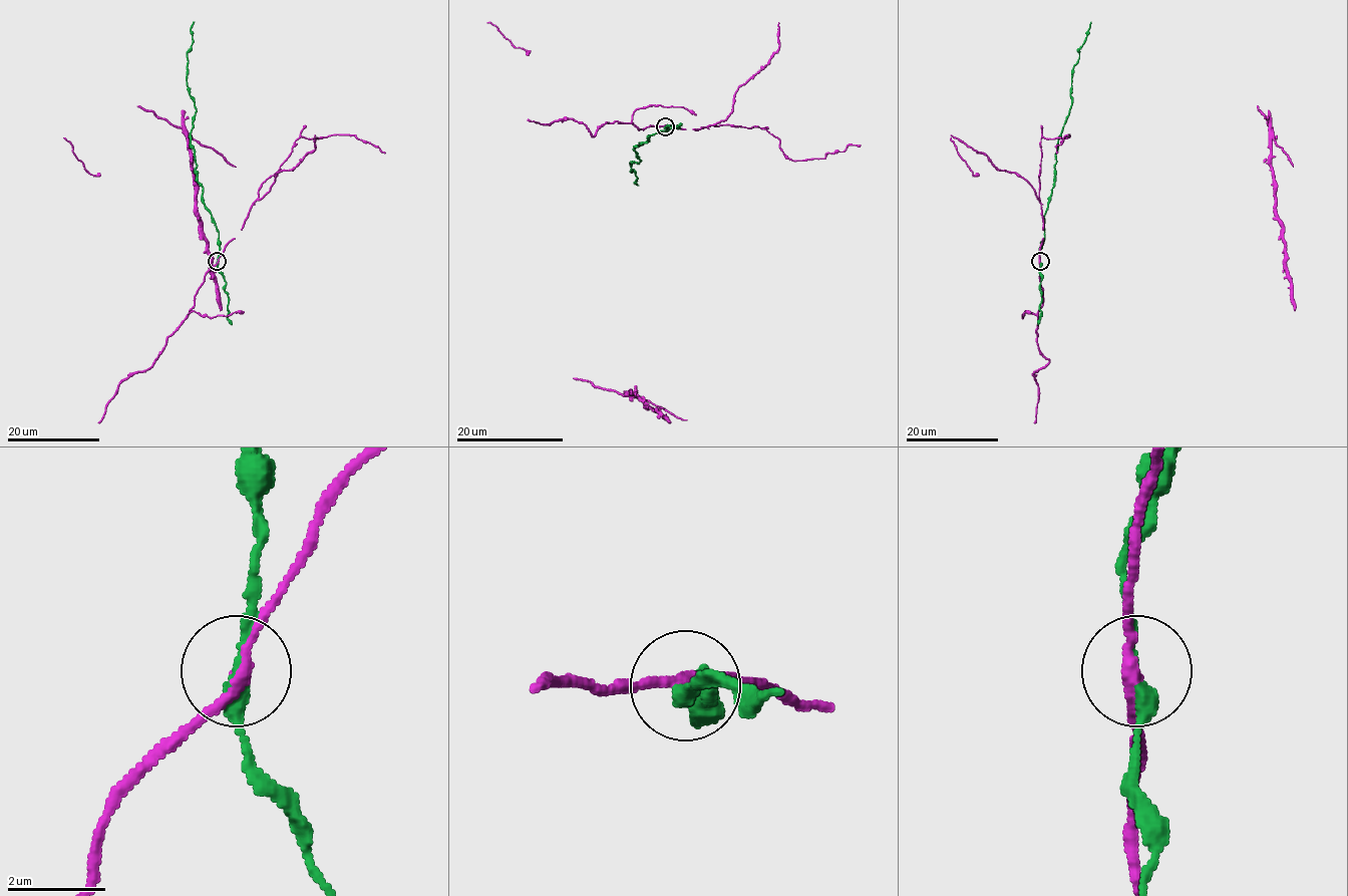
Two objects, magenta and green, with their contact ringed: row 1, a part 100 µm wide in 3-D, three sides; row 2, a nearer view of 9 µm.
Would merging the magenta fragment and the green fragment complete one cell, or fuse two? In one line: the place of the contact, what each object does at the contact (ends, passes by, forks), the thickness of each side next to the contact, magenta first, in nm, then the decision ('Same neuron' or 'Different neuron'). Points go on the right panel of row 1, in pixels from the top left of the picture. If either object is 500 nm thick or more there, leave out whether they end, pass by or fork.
Place: (1040, 261). At the ring magenta passes by. At the ring green passes by. Thickness 240 nm (magenta) against 280 nm. Different neuron

